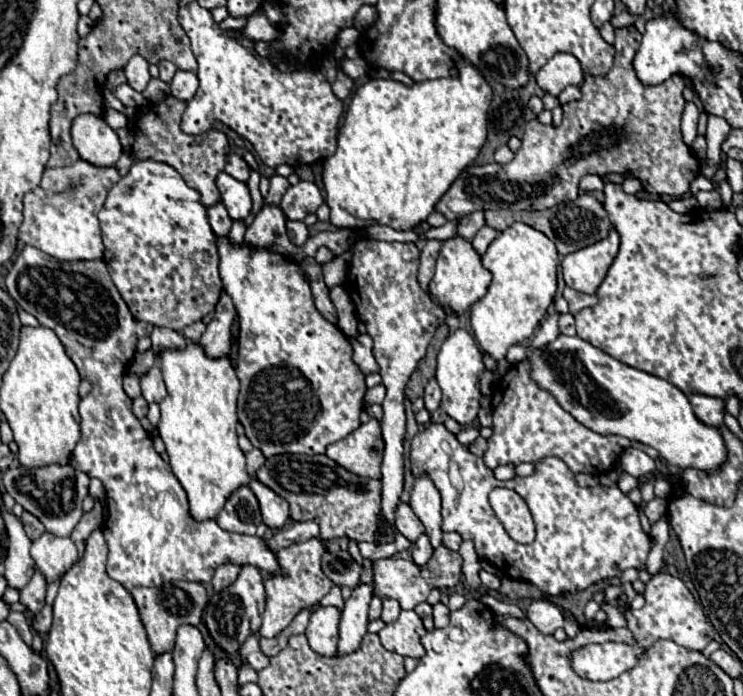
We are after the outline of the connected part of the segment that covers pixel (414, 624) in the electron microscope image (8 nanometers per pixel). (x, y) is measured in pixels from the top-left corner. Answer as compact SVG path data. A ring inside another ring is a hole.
M401 610L399 618L379 632L379 638L387 650L419 660L425 654L421 637L426 633L423 621L413 610Z

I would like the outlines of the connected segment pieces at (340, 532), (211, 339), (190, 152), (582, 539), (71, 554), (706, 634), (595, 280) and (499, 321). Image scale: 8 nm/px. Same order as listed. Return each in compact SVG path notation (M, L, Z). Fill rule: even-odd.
M281 454L281 456L267 458L267 462L255 474L255 478L289 502L291 520L317 522L323 540L337 538L337 536L347 536L357 542L365 540L375 544L389 544L395 540L393 528L387 528L383 534L379 532L379 526L383 522L381 482L351 474L343 466L327 458L325 454L319 456Z
M221 292L221 298L215 306L215 316L207 324L207 330L199 338L199 346L209 358L221 358L229 354L231 346L231 324L235 320L235 306L227 292Z
M167 96L161 104L153 106L141 120L133 126L135 142L131 146L131 154L137 160L155 160L173 166L185 180L187 186L195 188L201 194L201 204L215 206L219 202L219 192L215 186L215 176L225 168L225 160L229 154L227 136L219 130L209 130L199 136L189 136L179 128L181 114L185 110L185 102L173 100Z
M429 424L411 440L409 460L413 478L429 476L435 486L439 484L443 532L455 530L463 540L473 540L477 556L497 566L513 580L527 580L541 592L555 596L585 590L609 576L621 576L627 568L647 568L647 554L653 548L653 540L641 528L637 506L617 486L577 486L573 472L569 472L567 464L559 458L549 456L535 462L531 476L515 476L507 482L499 482L483 464L483 458L463 446L443 424ZM457 472L463 480L459 498ZM497 486L515 490L527 502L537 526L537 536L531 544L515 542L505 532L503 524L495 520L487 494Z
M43 532L31 546L31 558L35 560L35 568L49 582L59 580L79 558L77 548L71 538L53 536L51 532Z
M655 574L643 592L645 606L641 610L627 610L625 620L627 628L633 632L639 646L647 648L659 638L669 638L677 642L679 646L685 646L689 650L703 650L713 640L713 626L707 620L703 608L695 602L689 588L671 574Z
M611 230L605 240L599 240L573 254L567 254L561 262L565 284L573 290L595 294L617 252L619 236L615 230Z
M515 222L501 232L483 254L481 264L493 274L493 280L485 298L471 308L471 326L481 350L499 362L497 374L503 374L509 368L505 362L507 350L533 336L553 302L557 290L557 262L559 254L555 244L543 232L523 222Z

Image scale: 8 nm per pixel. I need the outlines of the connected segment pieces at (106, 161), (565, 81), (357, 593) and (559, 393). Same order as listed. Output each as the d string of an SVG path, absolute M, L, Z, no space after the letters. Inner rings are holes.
M93 114L77 116L71 128L71 136L81 160L93 166L115 166L115 162L123 154L115 130L109 128L109 124L103 118L97 118Z
M561 52L555 54L537 74L537 84L549 92L551 96L559 96L561 90L565 90L569 84L579 86L583 82L583 70L579 60L573 54Z
M365 560L365 576L361 576L361 584L353 590L351 598L341 610L337 656L357 652L361 648L363 636L367 634L367 608L369 600L373 598L373 576L369 576L369 564L371 560Z
M561 334L555 342L545 346L543 350L537 350L533 354L533 358L527 358L527 360L533 364L533 380L537 380L537 384L541 384L541 388L549 390L555 396L555 400L577 422L585 424L587 428L591 428L599 434L617 434L617 436L625 436L629 440L643 442L651 448L655 448L669 464L679 466L679 468L695 468L705 474L715 474L727 462L727 446L725 446L725 440L723 440L719 428L703 424L695 416L687 396L675 384L619 362L619 360L611 358L609 354L605 354L603 350L581 340L579 336Z

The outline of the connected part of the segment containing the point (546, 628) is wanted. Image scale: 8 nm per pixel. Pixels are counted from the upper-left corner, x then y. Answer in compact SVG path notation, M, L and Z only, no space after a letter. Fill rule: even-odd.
M533 600L527 608L527 618L541 634L553 634L557 628L563 628L565 624L561 608L557 608L549 600Z

